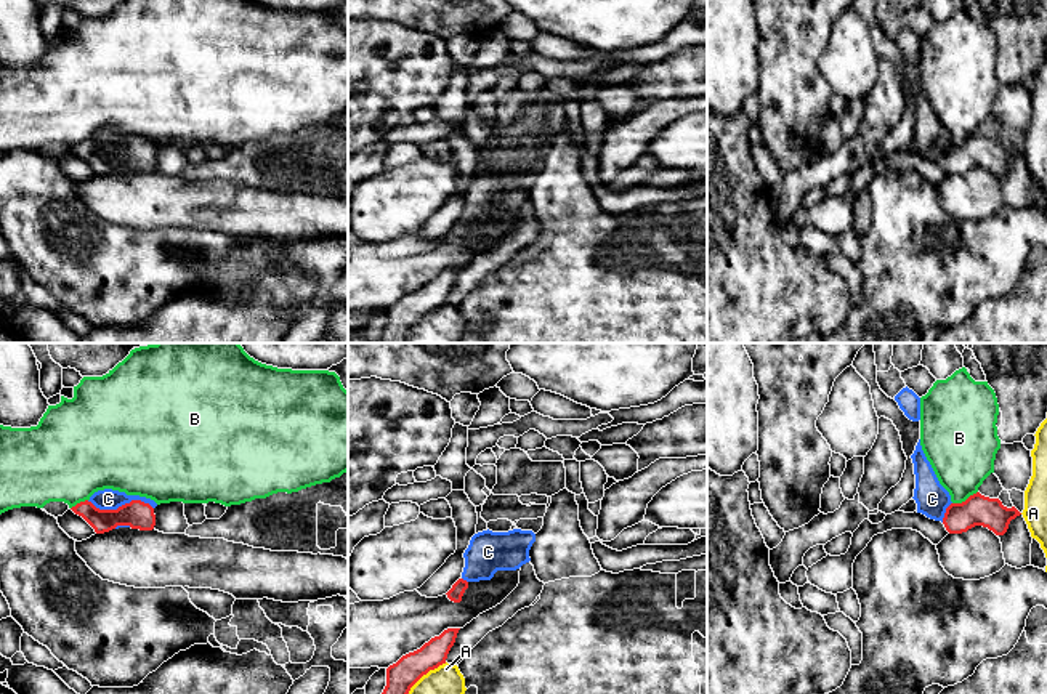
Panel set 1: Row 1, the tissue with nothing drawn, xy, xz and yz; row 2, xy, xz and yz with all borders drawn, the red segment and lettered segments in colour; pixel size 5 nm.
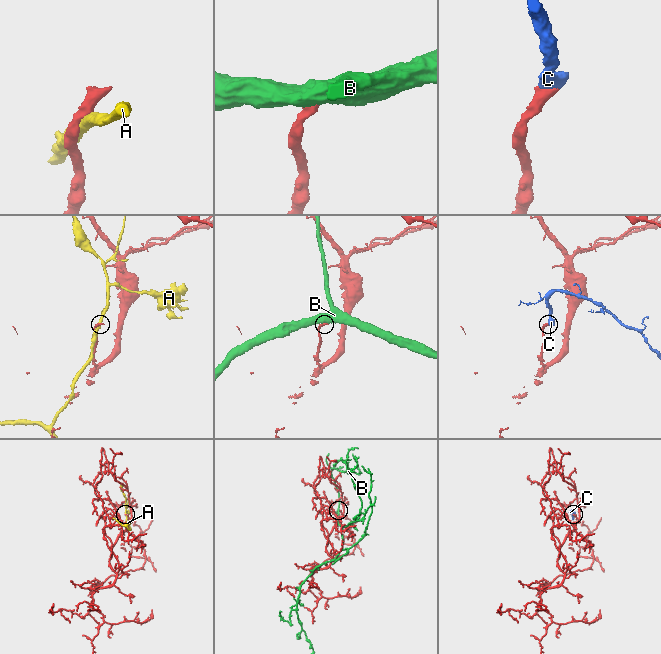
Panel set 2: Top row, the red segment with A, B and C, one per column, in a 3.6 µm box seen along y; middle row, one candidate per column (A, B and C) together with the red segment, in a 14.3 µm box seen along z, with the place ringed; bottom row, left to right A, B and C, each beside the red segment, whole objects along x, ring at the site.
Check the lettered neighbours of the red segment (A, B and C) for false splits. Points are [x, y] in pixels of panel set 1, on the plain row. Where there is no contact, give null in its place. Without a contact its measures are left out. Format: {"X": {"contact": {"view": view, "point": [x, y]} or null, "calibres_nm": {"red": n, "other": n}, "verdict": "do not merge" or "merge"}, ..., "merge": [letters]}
{"A": {"contact": {"view": "xz", "point": [422, 316]}, "calibres_nm": {"red": 150, "other": 260}, "verdict": "do not merge"}, "B": {"contact": {"view": "yz", "point": [966, 141]}, "calibres_nm": {"red": 160, "other": 340}, "verdict": "do not merge"}, "C": {"contact": {"view": "xy", "point": [121, 148]}, "calibres_nm": {"red": 140, "other": 110}, "verdict": "merge"}, "merge": ["C"]}

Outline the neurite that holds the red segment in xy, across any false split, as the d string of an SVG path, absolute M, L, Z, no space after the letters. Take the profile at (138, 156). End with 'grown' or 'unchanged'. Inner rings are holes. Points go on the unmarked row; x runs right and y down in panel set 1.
M104 130L71 151L82 157L96 175L104 175L119 168L152 171L156 167L156 147L157 144L151 139Z; grown

